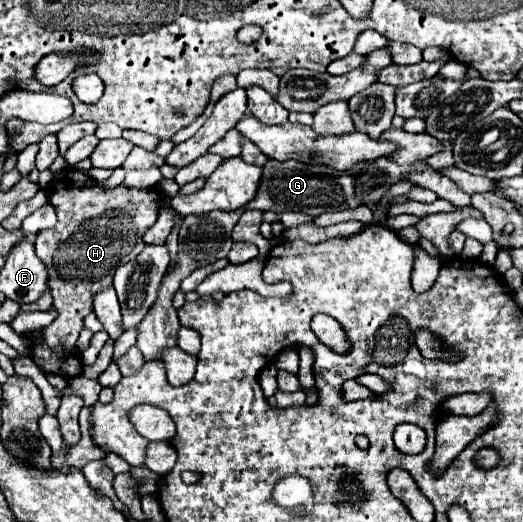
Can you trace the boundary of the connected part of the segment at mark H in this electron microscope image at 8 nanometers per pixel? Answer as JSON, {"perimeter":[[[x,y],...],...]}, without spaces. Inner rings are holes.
{"perimeter":[[[64,167],[46,187],[48,201],[58,213],[58,223],[52,229],[36,235],[36,255],[46,263],[50,293],[58,319],[42,329],[38,339],[32,339],[32,359],[44,373],[62,375],[66,379],[82,373],[82,359],[76,347],[78,333],[84,329],[84,317],[92,311],[92,301],[98,291],[112,285],[114,271],[142,253],[146,247],[142,235],[158,219],[162,193],[152,189],[128,189],[118,185],[104,189],[102,183],[74,167]],[[126,247],[126,257],[122,257]]]}

